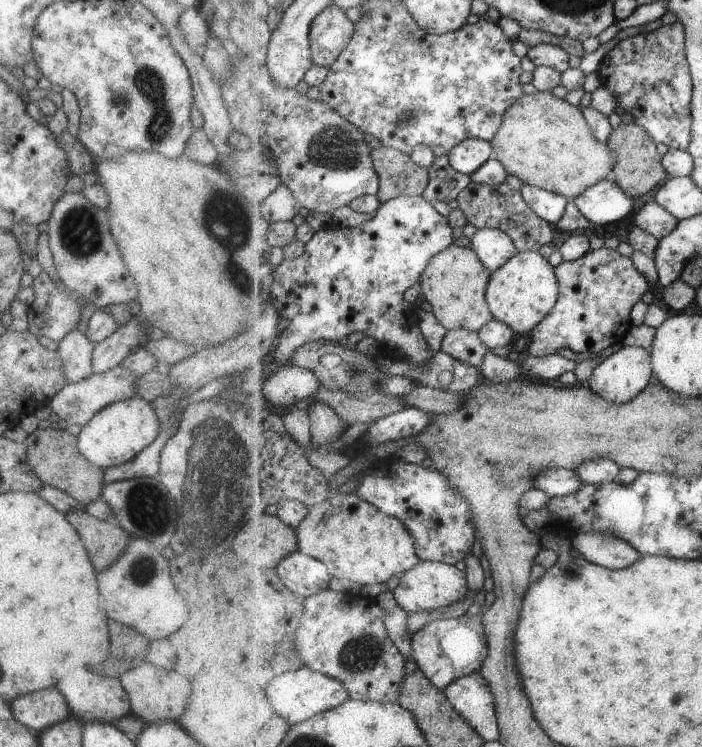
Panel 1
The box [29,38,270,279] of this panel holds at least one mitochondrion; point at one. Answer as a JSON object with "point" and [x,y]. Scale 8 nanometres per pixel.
{"point":[152,85]}

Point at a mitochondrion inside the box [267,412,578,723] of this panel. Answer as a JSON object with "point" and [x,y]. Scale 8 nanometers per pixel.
{"point":[361,654]}

